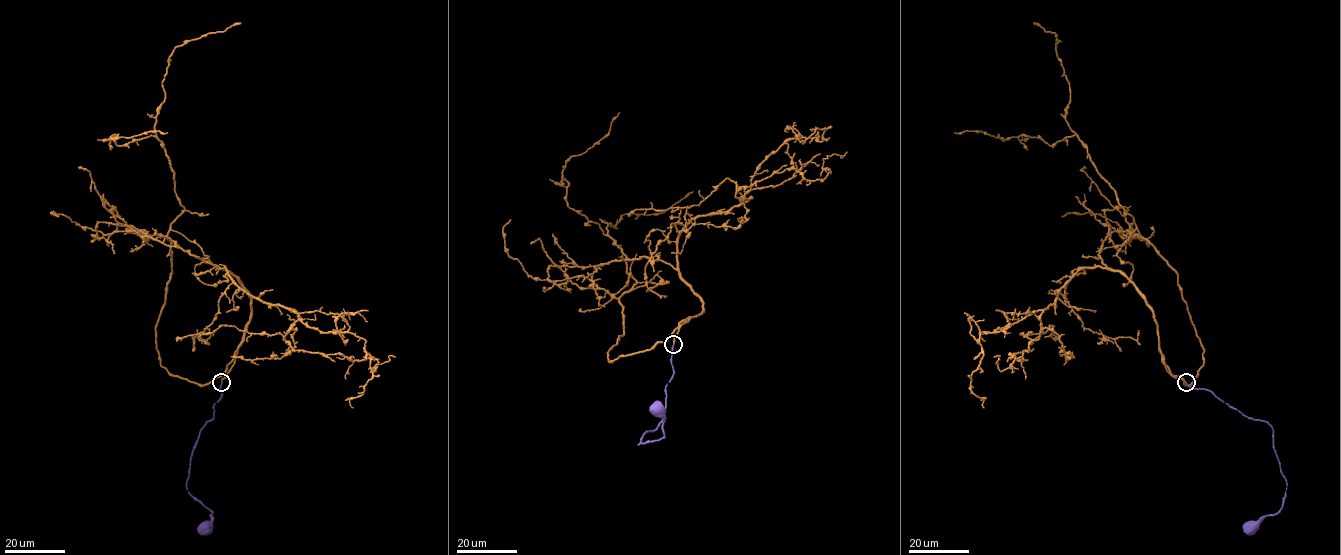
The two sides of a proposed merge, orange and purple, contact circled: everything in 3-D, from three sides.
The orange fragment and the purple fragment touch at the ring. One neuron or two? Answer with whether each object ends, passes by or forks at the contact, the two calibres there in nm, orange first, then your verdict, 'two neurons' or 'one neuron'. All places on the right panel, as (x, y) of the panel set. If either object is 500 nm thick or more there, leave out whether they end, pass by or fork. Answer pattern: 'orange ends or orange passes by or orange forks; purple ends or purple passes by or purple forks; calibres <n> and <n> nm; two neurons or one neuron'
orange ends; purple ends; calibres 180 and 180 nm; one neuron

